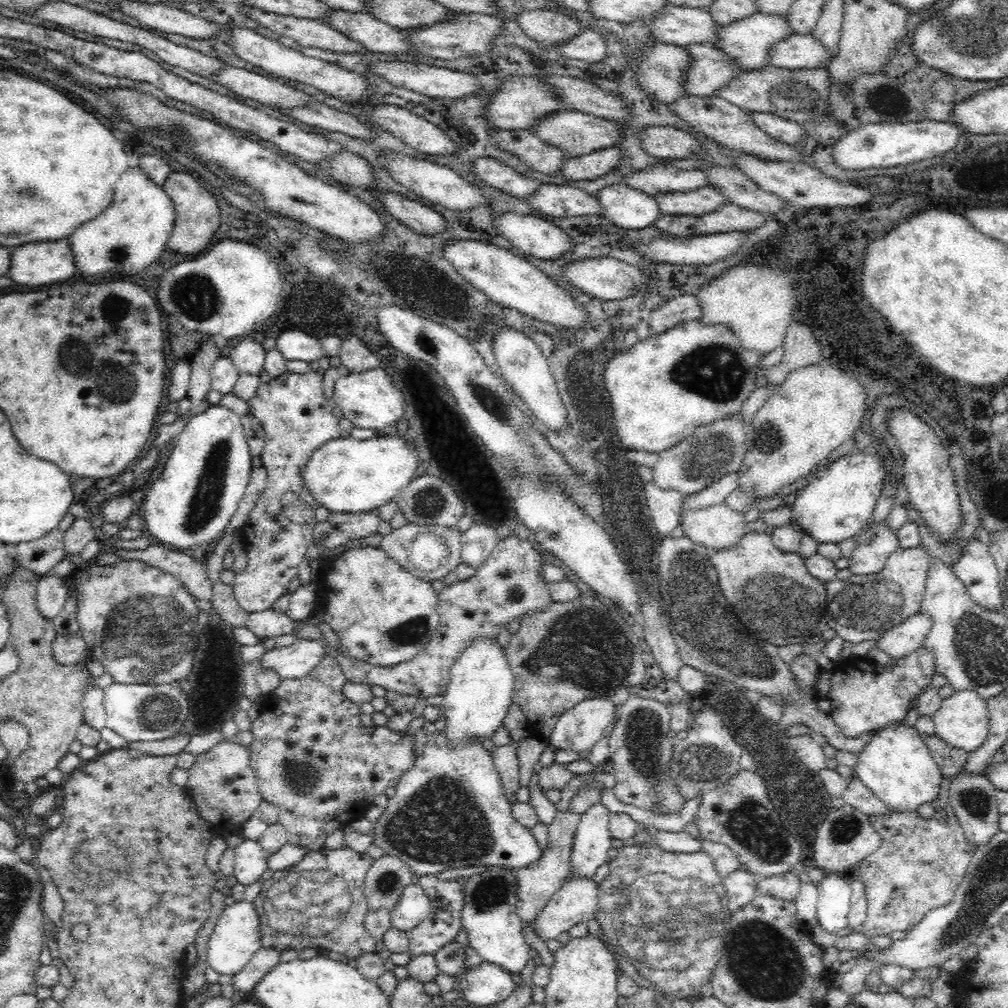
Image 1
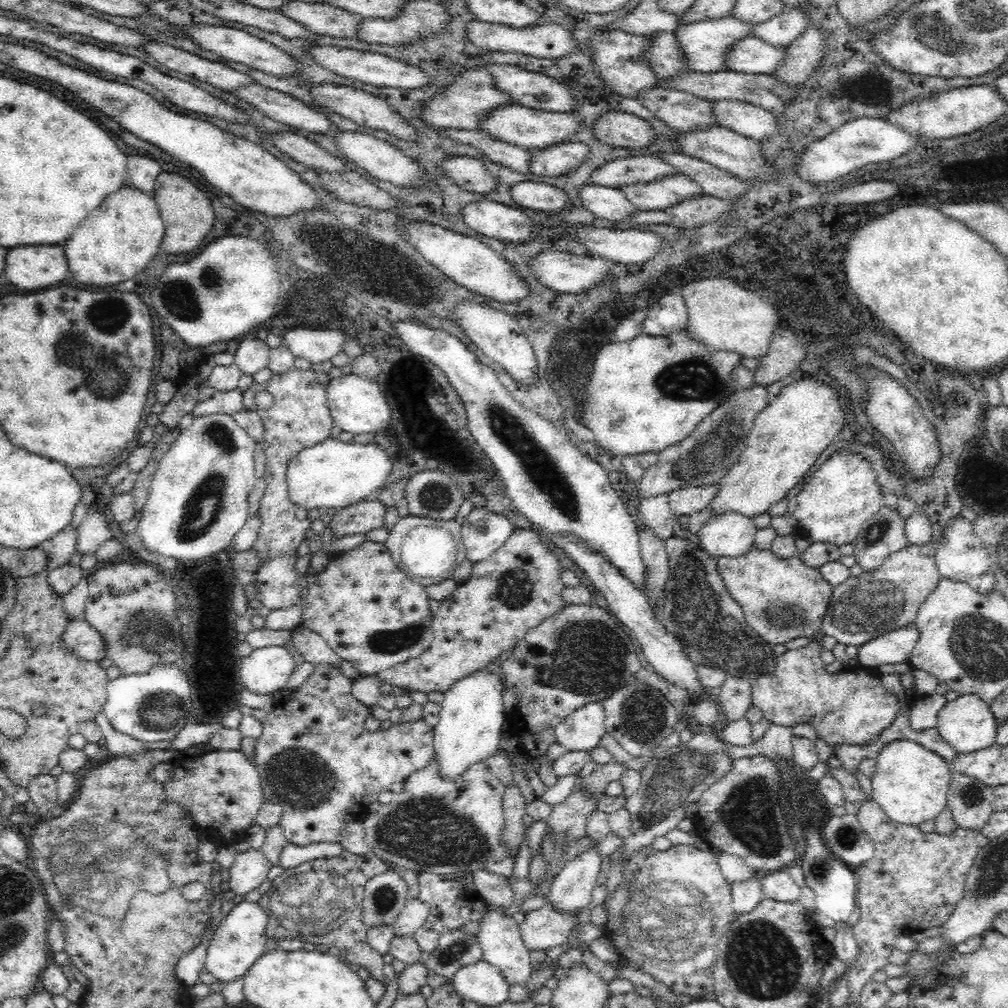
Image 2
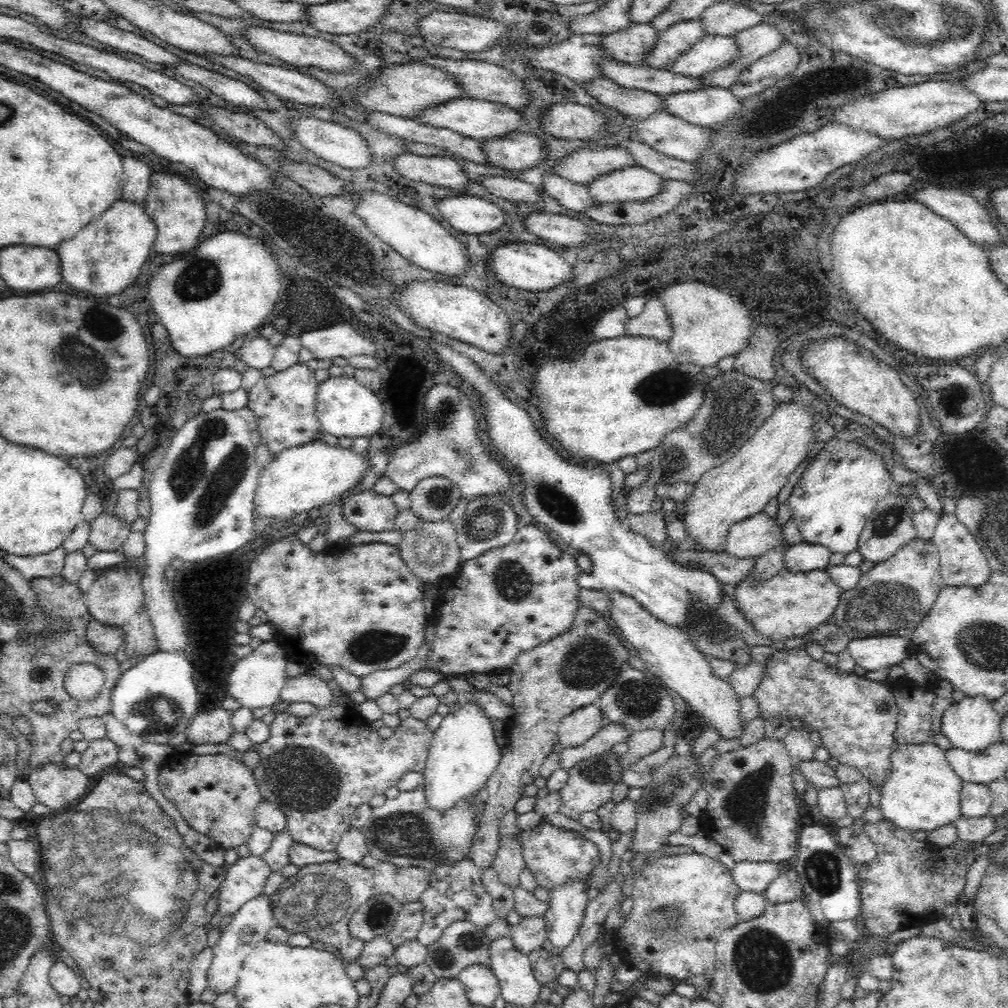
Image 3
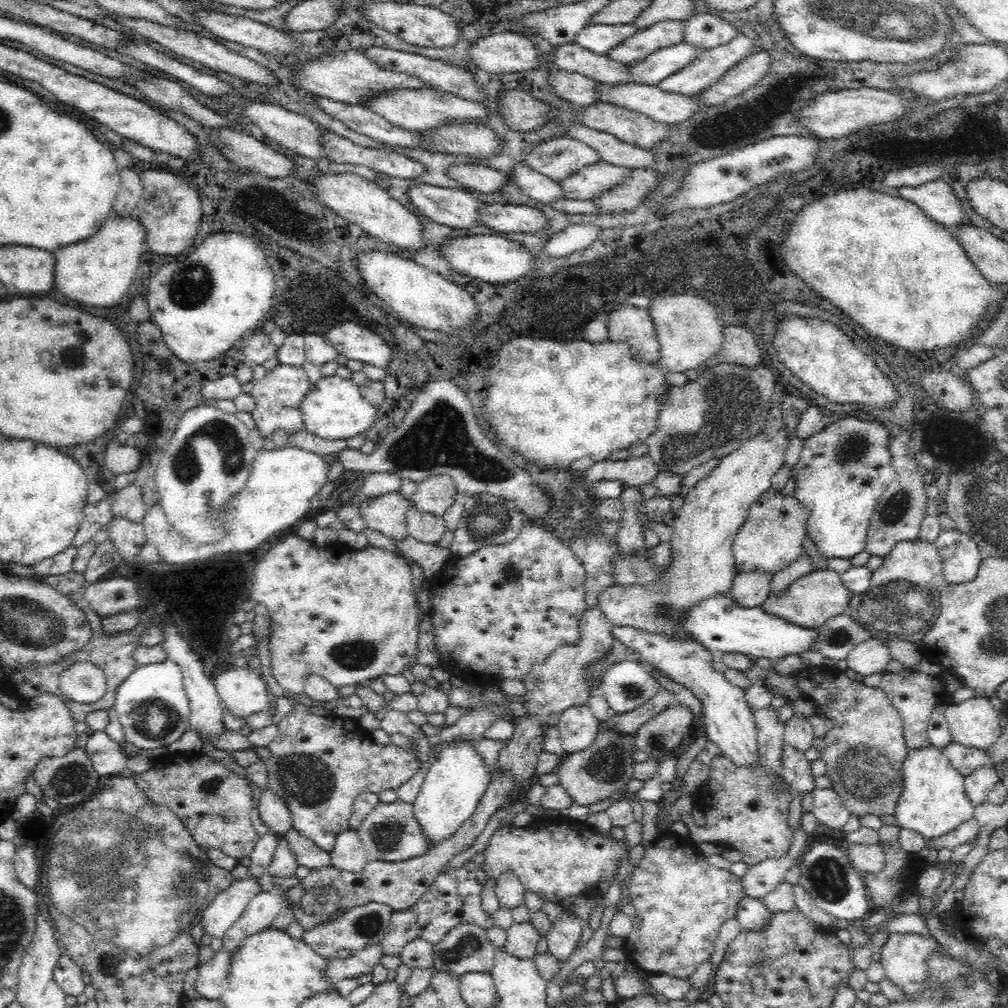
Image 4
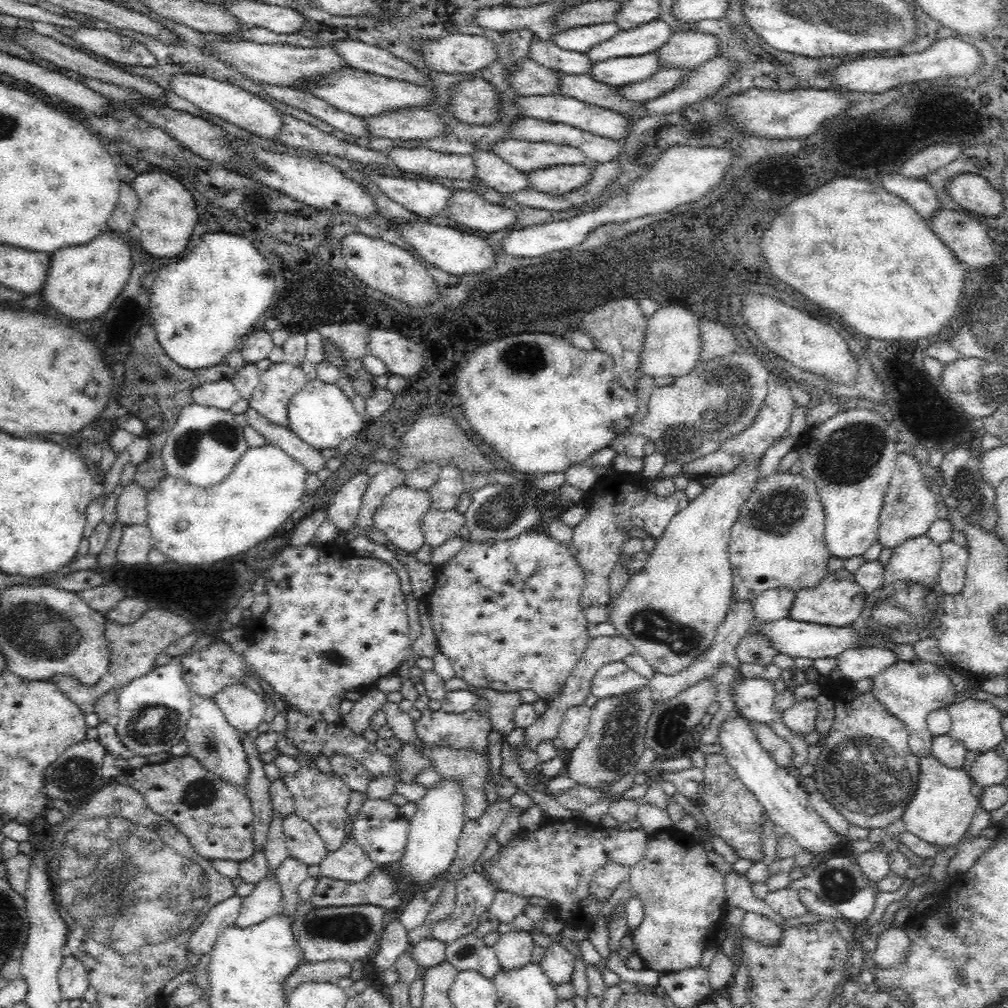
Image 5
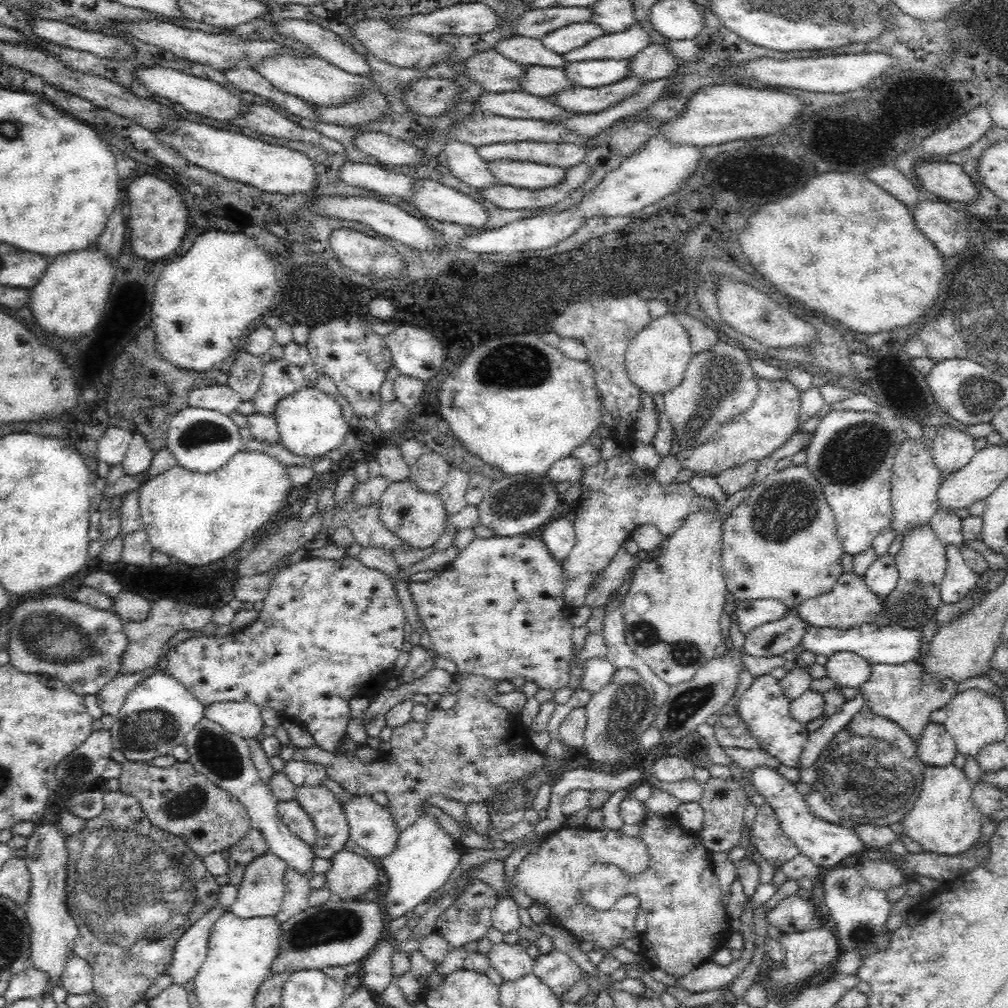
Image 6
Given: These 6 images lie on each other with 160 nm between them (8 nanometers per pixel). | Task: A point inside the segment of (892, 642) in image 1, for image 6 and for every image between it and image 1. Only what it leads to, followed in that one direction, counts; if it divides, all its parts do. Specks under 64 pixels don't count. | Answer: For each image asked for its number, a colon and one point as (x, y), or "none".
2: (894, 647)
3: (872, 653)
4: (869, 658)
5: (855, 664)
6: (844, 668)

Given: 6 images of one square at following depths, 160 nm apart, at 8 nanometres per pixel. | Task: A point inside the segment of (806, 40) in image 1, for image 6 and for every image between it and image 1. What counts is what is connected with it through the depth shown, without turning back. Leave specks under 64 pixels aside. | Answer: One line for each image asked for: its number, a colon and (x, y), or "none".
2: (750, 55)
3: (711, 52)
4: (666, 61)
5: (621, 71)
6: (592, 73)

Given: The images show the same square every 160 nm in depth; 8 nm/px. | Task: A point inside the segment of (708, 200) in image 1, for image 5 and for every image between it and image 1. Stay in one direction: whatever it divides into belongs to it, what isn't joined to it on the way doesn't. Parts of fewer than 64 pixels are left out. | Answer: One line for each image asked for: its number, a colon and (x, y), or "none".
2: (645, 196)
3: (634, 183)
4: (584, 184)
5: (560, 179)

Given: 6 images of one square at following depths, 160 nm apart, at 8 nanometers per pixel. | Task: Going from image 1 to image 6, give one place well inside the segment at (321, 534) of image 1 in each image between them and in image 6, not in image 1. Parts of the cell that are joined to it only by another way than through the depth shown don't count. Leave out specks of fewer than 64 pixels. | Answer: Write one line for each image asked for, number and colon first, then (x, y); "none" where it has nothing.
2: (361, 518)
3: (370, 512)
4: (386, 514)
5: (399, 517)
6: (418, 518)

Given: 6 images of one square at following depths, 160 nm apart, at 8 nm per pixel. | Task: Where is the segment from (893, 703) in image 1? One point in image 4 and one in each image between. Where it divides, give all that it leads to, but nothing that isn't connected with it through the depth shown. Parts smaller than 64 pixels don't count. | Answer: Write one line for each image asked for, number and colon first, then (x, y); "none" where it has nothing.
2: (851, 708)
3: (845, 709)
4: (863, 755)

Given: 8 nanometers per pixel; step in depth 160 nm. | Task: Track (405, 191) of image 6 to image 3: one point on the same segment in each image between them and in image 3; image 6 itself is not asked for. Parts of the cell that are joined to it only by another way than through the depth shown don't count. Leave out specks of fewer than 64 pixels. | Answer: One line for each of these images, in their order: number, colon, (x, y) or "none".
3: (470, 214)
4: (458, 208)
5: (427, 199)

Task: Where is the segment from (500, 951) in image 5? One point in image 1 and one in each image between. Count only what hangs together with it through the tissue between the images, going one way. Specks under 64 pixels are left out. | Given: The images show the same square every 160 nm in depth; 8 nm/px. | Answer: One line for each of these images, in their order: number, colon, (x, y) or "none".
1: (576, 901)
2: (541, 929)
3: (529, 934)
4: (522, 940)

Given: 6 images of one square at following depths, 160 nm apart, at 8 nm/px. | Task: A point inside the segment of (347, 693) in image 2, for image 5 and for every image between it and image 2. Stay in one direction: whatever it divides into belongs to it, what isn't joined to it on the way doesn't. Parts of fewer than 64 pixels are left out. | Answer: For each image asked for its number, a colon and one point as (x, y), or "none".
3: (318, 769)
4: (318, 765)
5: (322, 799)

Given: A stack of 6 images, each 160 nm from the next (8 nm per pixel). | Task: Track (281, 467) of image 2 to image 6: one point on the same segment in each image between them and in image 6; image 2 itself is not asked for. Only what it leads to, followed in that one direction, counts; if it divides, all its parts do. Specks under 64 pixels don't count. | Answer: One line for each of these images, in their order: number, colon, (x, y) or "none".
3: (284, 404)
4: (278, 394)
5: (278, 383)
6: (280, 378)

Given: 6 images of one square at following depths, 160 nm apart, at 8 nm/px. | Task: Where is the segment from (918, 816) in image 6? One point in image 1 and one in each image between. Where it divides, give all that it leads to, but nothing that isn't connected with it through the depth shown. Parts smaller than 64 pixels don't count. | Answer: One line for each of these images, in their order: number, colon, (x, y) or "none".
1: (896, 765)
2: (911, 784)
3: (922, 791)
4: (933, 801)
5: (942, 807)

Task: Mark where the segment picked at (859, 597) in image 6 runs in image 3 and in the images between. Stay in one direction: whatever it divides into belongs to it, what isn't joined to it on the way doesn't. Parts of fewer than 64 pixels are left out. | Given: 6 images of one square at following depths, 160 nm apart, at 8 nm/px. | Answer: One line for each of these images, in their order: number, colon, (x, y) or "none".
3: (790, 605)
4: (810, 602)
5: (838, 601)

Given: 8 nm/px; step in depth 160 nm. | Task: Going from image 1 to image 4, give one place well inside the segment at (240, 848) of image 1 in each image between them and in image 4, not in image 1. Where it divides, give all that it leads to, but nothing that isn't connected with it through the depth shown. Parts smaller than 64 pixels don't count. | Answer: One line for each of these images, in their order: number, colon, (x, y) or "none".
2: (249, 869)
3: (245, 880)
4: (226, 908)

